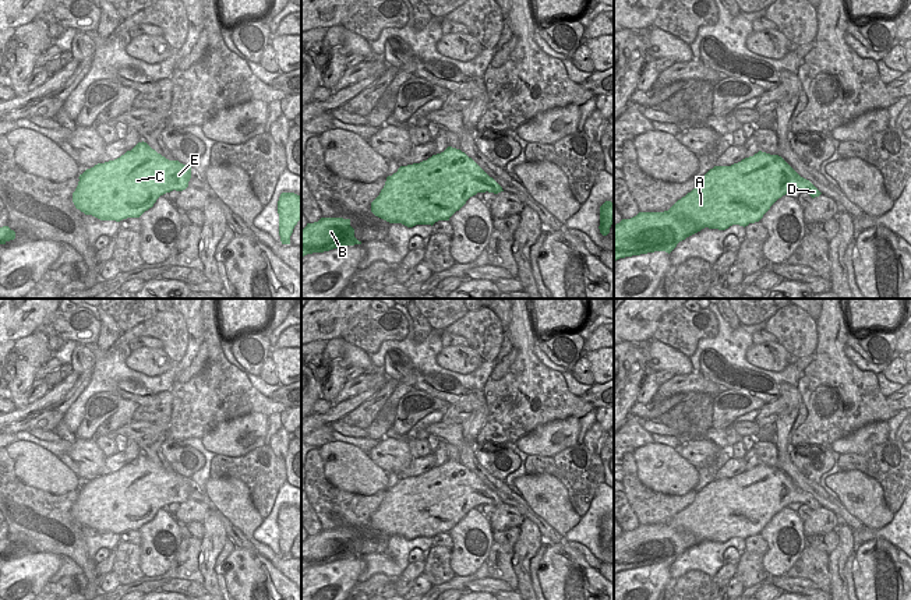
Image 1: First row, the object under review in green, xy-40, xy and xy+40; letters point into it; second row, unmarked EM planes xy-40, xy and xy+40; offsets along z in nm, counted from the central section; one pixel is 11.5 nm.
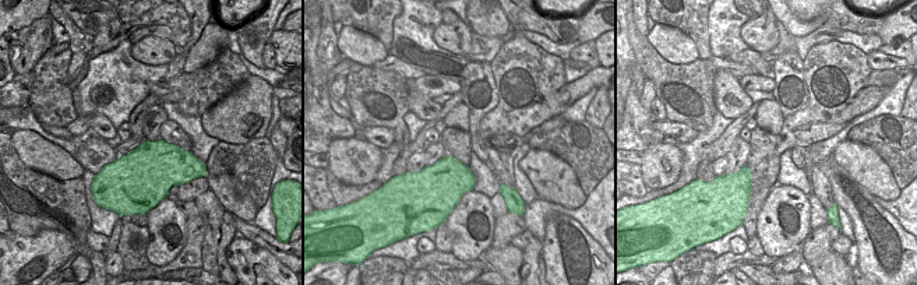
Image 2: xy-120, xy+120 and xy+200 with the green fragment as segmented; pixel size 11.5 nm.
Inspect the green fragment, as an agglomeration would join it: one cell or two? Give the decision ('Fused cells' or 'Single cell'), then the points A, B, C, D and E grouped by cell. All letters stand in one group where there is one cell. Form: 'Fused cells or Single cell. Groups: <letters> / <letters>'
Single cell. Groups: A B C D E

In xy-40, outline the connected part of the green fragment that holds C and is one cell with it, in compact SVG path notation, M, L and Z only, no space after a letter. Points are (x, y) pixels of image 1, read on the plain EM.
M142 453L120 470L86 481L78 491L73 505L75 520L100 533L120 534L140 530L166 505L186 502L191 479L166 472Z

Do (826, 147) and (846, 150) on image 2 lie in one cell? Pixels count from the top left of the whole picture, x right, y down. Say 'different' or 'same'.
different

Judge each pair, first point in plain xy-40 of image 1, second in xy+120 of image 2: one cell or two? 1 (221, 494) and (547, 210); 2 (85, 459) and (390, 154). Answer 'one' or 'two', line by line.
1: two
2: two

